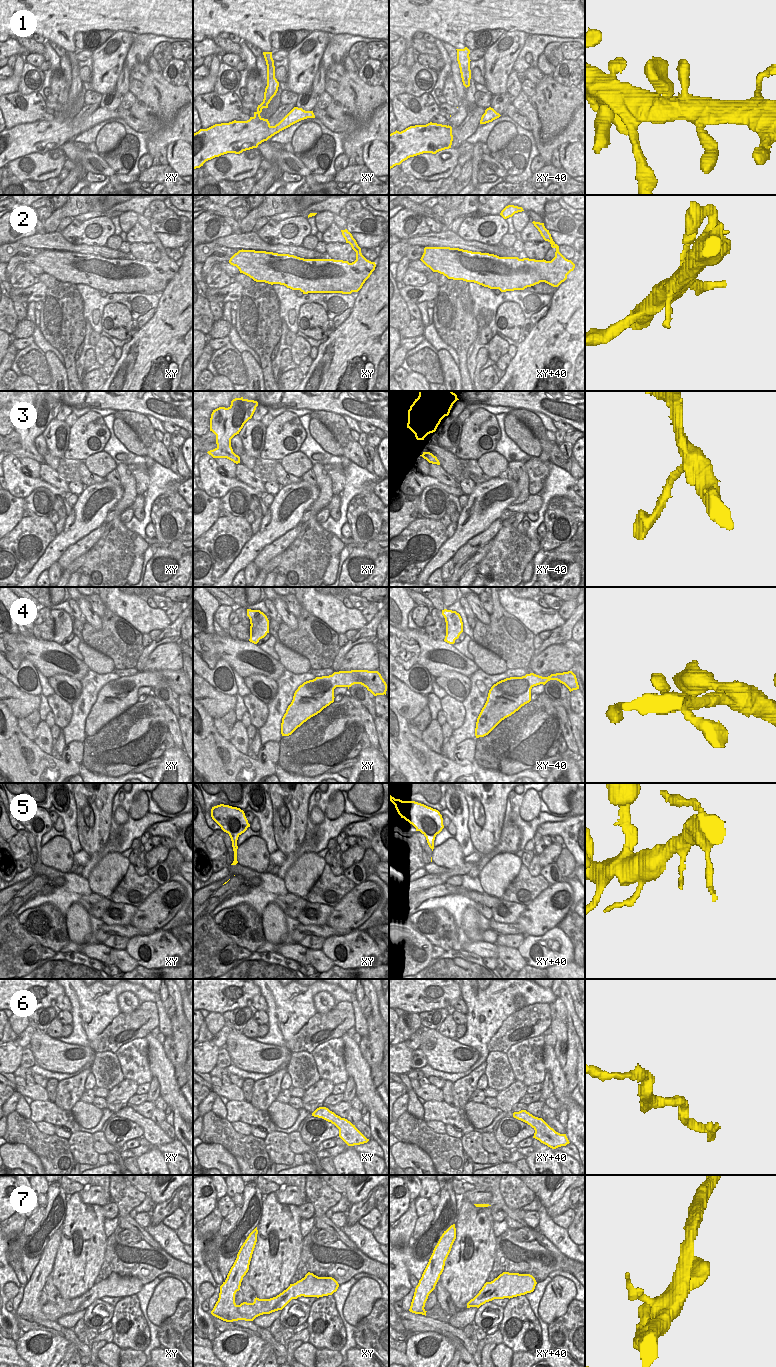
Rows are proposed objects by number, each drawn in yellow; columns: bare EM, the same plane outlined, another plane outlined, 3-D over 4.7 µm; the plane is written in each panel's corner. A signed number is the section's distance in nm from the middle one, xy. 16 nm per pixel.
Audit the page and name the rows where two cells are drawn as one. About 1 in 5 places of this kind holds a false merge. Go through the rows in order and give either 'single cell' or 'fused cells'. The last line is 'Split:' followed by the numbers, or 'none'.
1: single cell
2: single cell
3: single cell
4: single cell
5: single cell
6: single cell
7: single cell
Split: none

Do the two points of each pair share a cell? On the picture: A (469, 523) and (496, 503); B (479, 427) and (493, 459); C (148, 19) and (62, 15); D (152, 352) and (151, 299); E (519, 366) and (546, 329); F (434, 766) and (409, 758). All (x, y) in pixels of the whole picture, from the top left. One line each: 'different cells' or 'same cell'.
A: same cell
B: different cells
C: same cell
D: different cells
E: same cell
F: same cell

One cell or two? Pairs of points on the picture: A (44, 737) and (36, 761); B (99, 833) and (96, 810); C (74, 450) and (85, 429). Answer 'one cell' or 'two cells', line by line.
A: two cells
B: one cell
C: one cell

